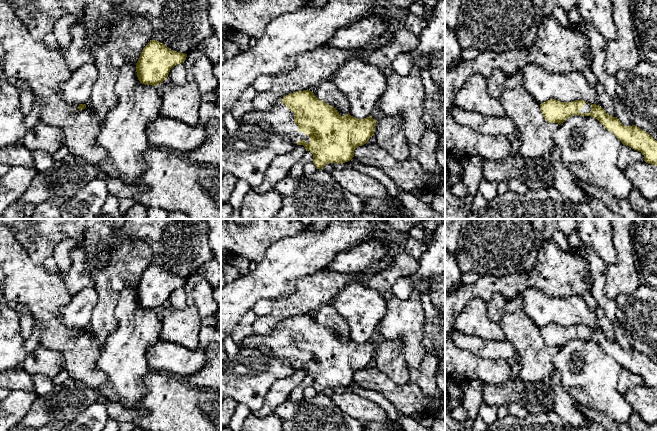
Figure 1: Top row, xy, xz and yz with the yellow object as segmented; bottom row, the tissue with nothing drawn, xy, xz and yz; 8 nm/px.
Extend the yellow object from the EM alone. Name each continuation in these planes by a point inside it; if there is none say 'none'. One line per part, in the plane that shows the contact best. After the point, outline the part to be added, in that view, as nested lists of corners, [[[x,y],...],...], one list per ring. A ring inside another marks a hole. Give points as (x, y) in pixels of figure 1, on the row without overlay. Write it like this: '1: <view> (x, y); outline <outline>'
1: xz (281, 343); outline [[[281,325],[270,335],[252,335],[244,339],[238,346],[240,349],[258,349],[266,345],[271,352],[283,360],[289,361],[295,368],[299,364],[305,364],[308,368],[310,362],[298,355],[298,349],[294,347],[294,337]]]

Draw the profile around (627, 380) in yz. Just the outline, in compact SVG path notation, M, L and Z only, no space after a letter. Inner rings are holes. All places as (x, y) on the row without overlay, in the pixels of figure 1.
M623 369L618 378L617 388L618 391L624 395L630 389L642 385L644 385L644 379L641 376Z

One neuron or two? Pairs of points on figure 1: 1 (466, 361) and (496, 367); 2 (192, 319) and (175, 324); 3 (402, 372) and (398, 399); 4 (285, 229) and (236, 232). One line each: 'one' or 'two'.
1: one
2: one
3: two
4: one

